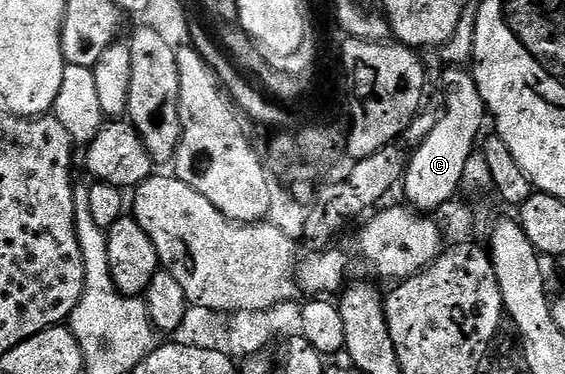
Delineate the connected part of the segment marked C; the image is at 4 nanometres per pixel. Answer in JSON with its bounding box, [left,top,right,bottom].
[403,65,487,212]

